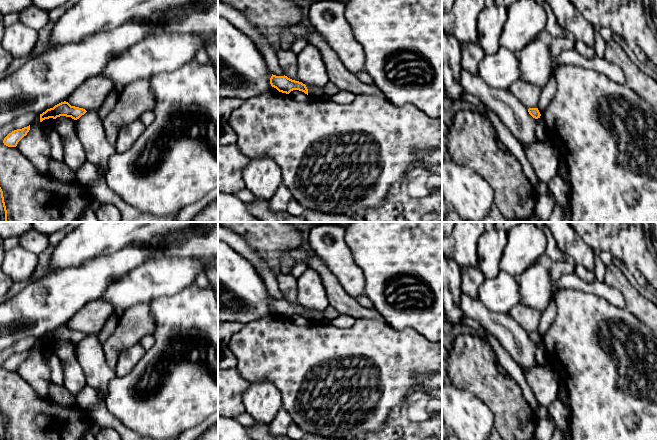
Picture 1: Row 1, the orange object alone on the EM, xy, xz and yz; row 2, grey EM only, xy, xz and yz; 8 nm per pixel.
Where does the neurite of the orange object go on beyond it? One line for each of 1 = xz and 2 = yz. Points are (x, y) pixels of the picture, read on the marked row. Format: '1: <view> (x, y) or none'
1: none
2: none

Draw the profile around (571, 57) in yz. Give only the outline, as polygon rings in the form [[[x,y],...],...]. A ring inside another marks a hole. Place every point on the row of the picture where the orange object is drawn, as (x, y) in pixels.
[[[575,49],[563,51],[553,60],[553,72],[547,85],[542,90],[540,95],[540,100],[537,108],[541,116],[536,119],[535,127],[535,136],[538,142],[547,140],[545,133],[546,124],[544,121],[543,113],[555,94],[556,80],[554,75],[554,68],[557,65],[576,65],[584,68],[589,68],[606,75],[612,80],[624,83],[623,71],[613,63],[607,61],[605,58],[600,58],[595,54],[593,58],[588,59],[580,55]]]

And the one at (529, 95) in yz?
[[[522,79],[514,82],[508,90],[520,101],[527,109],[537,108],[542,90],[525,82]]]

